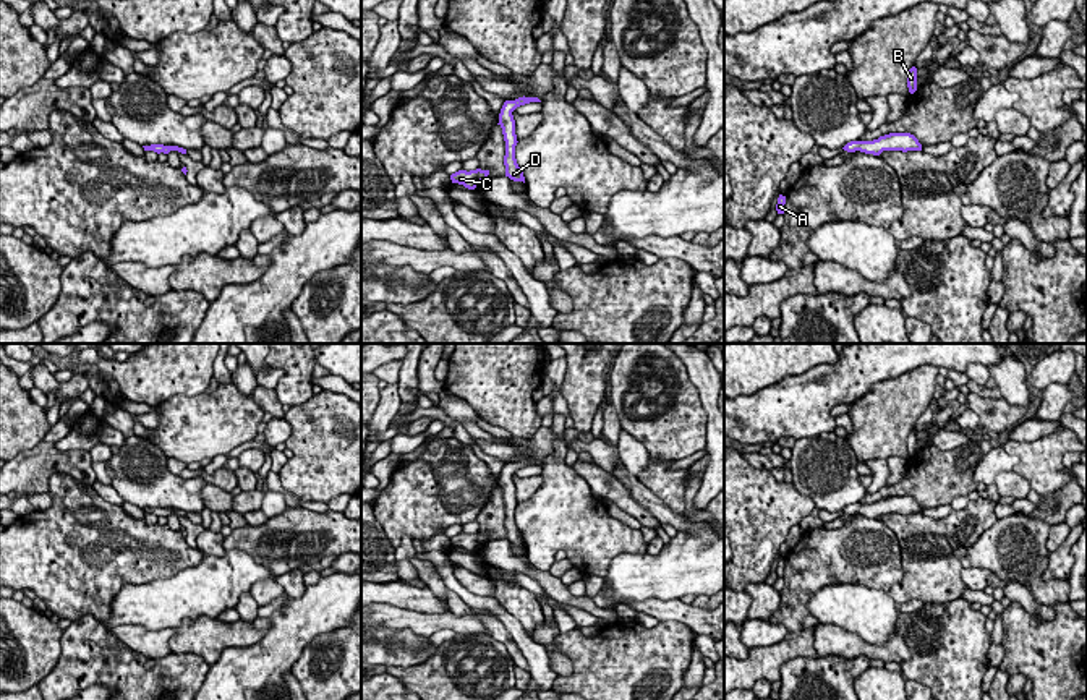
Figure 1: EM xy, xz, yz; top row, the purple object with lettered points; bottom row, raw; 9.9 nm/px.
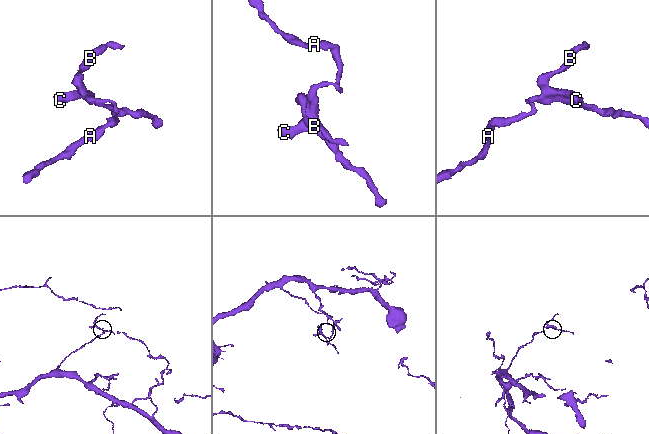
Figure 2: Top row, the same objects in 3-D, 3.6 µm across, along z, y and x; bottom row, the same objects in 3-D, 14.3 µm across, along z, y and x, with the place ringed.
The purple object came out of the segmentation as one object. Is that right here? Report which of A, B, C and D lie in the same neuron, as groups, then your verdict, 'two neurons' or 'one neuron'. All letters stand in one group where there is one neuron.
groups A B C D; one neuron

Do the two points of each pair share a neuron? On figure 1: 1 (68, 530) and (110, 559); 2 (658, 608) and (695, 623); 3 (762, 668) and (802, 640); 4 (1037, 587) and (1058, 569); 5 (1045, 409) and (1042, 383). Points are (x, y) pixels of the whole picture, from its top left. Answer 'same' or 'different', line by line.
1: same
2: same
3: same
4: different
5: different

